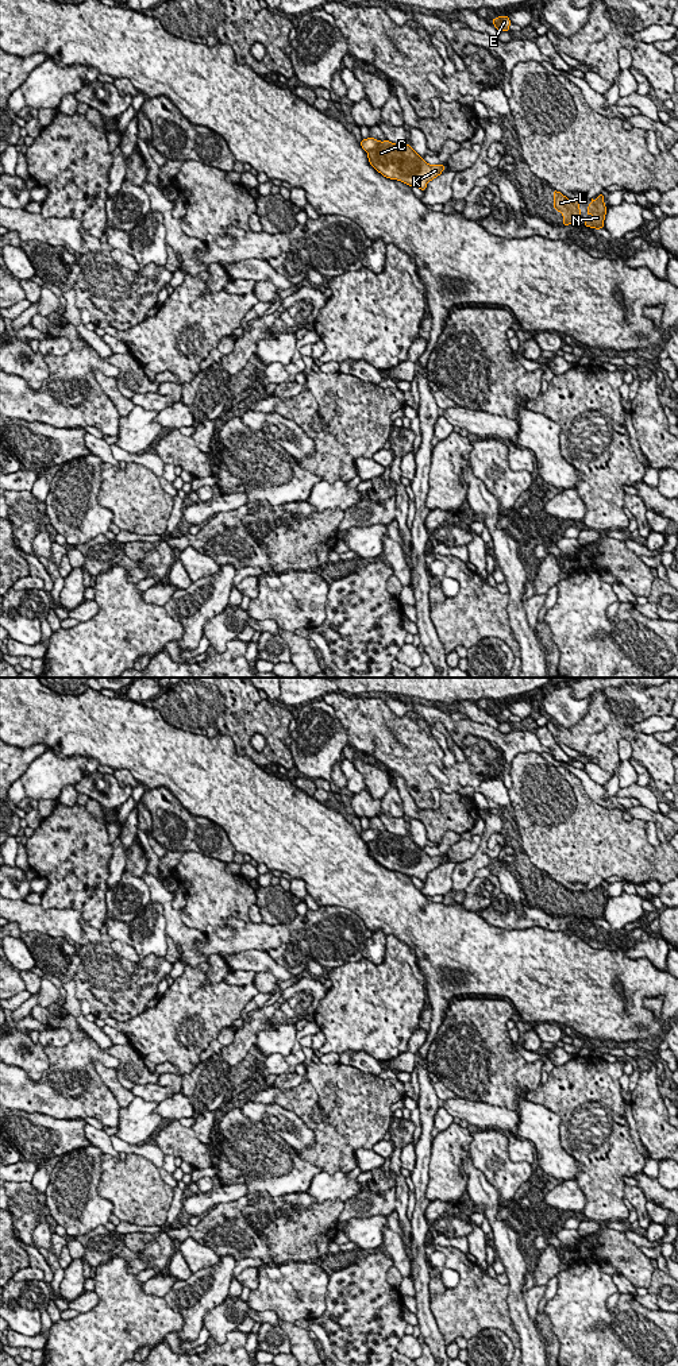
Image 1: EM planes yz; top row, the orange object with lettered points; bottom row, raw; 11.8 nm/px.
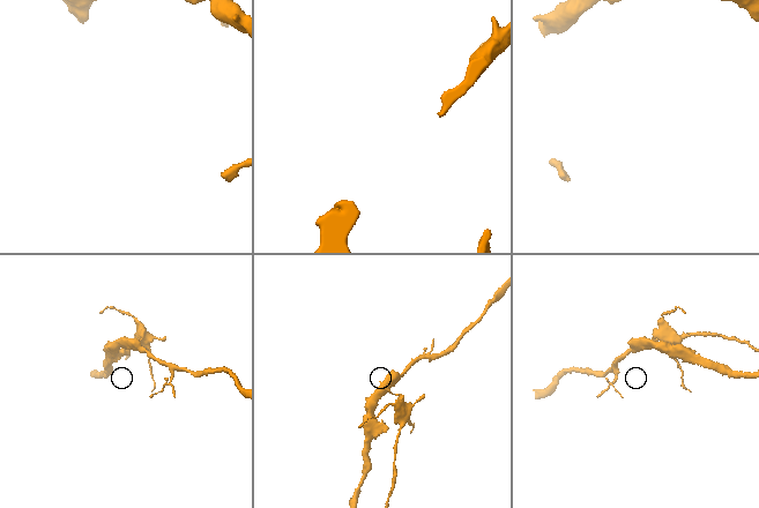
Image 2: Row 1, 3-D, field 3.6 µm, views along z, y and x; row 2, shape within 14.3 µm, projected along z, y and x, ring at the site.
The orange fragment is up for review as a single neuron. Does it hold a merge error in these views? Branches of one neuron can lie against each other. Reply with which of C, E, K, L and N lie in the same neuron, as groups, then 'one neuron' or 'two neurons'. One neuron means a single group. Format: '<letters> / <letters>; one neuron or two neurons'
C K L N / E; two neurons

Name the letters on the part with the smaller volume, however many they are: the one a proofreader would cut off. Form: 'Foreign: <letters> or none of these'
Foreign: E

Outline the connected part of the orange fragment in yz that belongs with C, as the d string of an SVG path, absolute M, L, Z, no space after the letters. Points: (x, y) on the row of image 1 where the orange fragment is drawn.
M389 140L380 142L367 151L370 165L384 177L417 186L423 192L427 184L442 174L444 165L428 165L408 143L401 146Z

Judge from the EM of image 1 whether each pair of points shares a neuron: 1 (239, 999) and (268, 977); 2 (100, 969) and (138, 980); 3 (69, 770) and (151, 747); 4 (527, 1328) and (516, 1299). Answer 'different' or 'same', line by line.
1: different
2: same
3: different
4: same

